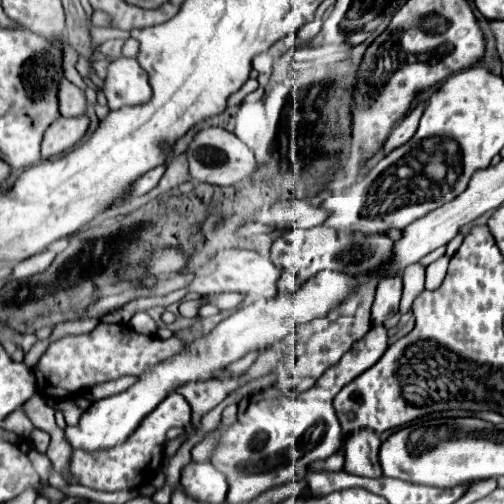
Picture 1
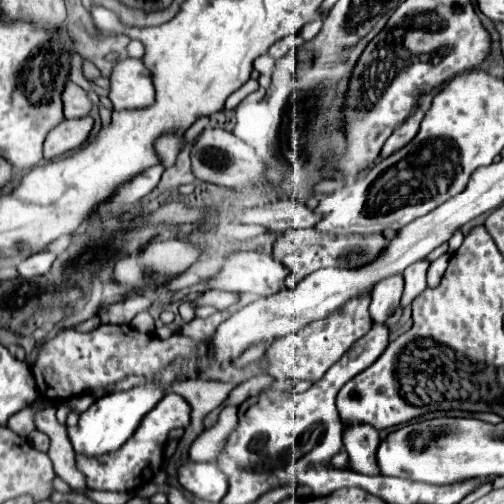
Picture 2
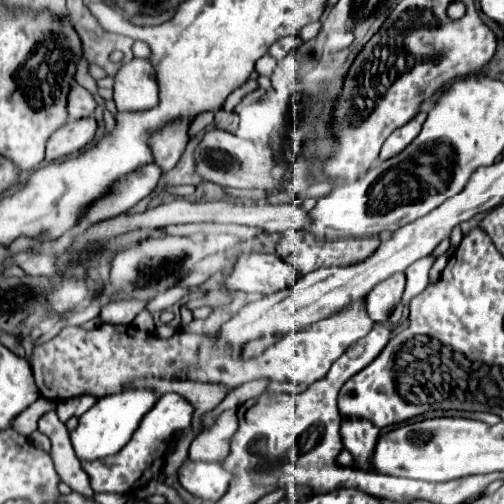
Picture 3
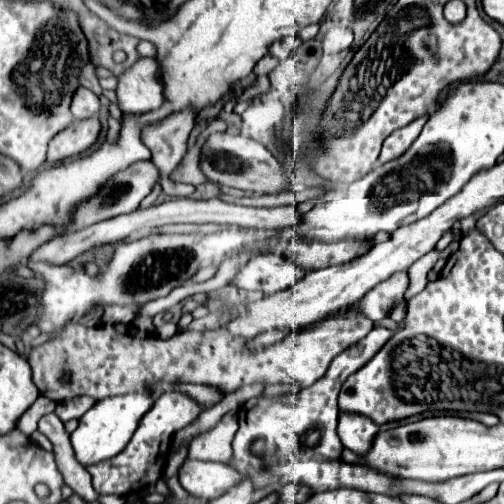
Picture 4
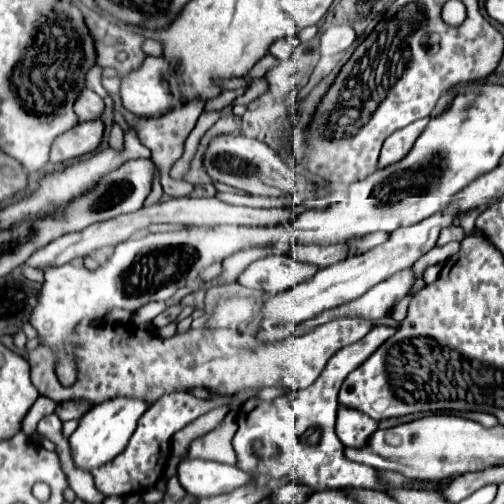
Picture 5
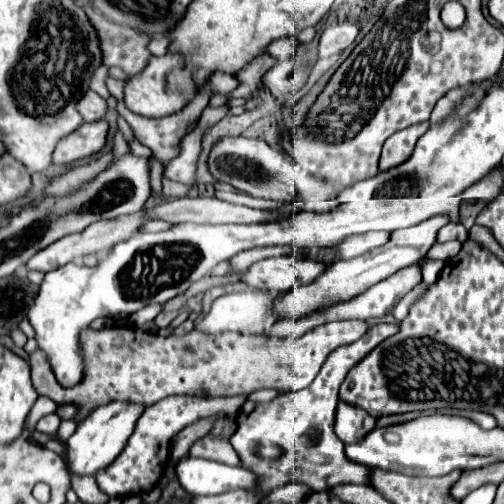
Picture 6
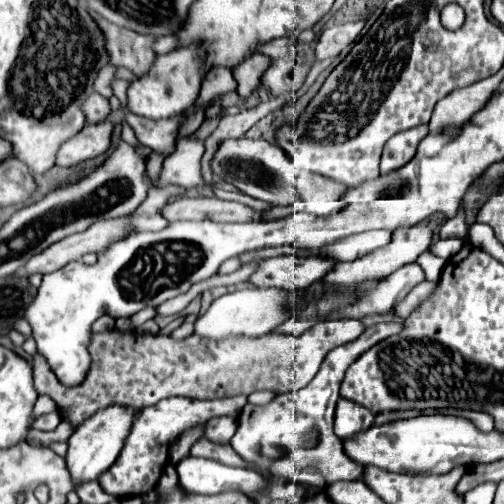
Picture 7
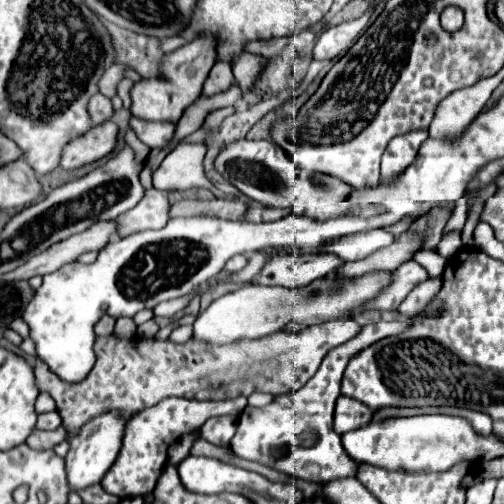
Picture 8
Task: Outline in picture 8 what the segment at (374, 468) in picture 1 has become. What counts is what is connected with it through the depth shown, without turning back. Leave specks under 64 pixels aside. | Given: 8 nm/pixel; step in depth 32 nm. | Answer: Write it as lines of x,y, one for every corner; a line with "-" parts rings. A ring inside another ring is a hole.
344,394
338,396
336,410
334,410
334,428
338,434
344,434
352,428
360,428
368,424
370,418
372,418
372,410
364,402

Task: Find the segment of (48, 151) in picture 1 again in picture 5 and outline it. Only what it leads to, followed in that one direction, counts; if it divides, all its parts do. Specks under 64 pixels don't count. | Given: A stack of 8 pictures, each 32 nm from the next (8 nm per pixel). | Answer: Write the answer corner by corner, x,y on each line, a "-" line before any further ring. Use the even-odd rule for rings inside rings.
90,120
90,122
80,122
72,132
66,132
60,136
60,140
52,146
52,164
68,162
74,158
80,158
84,154
90,154
98,150
104,138
104,122
102,120

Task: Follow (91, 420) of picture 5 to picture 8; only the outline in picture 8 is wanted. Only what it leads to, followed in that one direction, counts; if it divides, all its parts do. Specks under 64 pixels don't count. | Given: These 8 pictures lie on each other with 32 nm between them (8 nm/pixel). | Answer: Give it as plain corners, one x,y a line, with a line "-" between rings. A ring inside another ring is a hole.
98,416
96,420
92,420
92,424
88,424
88,428
84,428
84,432
80,432
80,436
76,436
76,440
70,440
70,452
64,458
70,492
78,494
92,484
100,484
100,480
104,478
104,474
118,456
124,436
124,426
126,424
120,424
116,416

